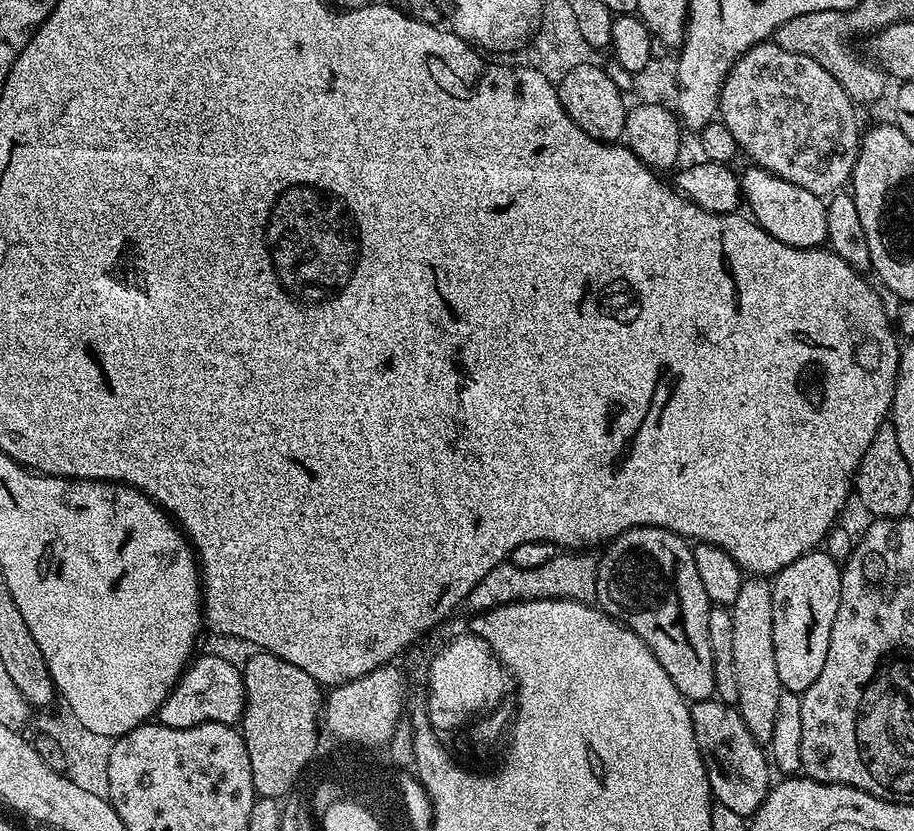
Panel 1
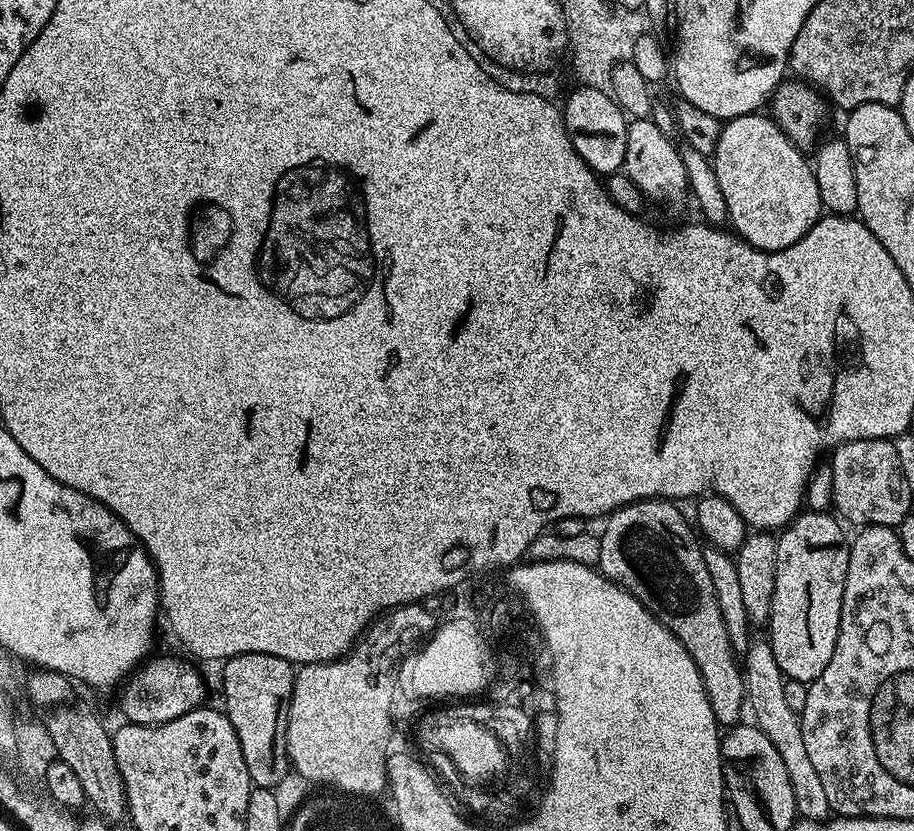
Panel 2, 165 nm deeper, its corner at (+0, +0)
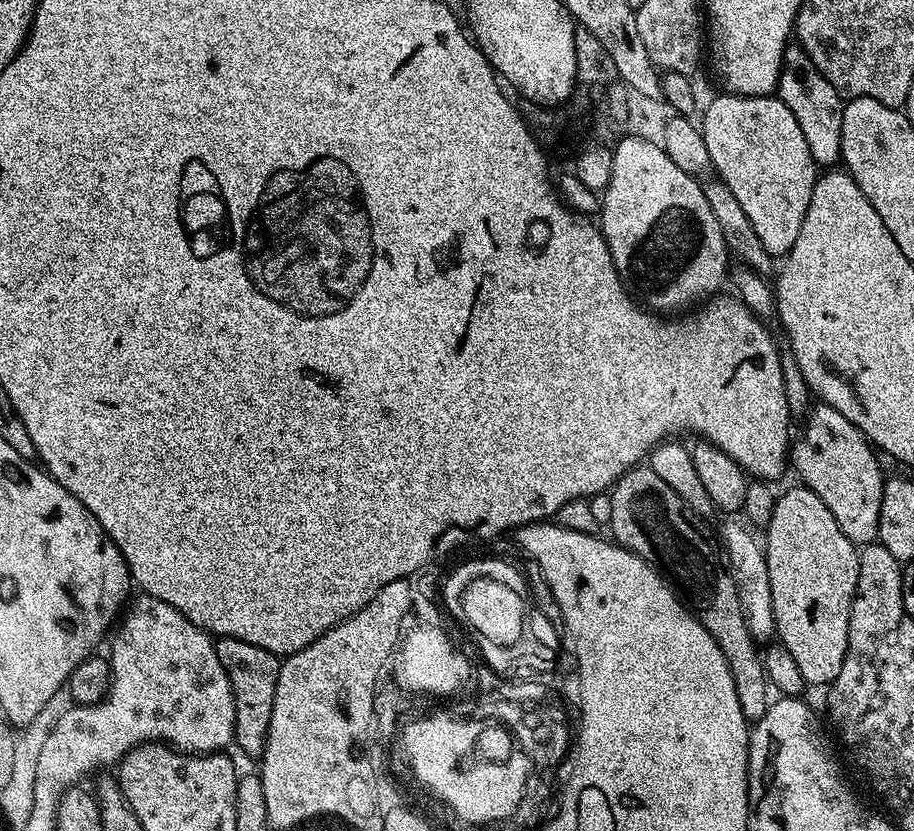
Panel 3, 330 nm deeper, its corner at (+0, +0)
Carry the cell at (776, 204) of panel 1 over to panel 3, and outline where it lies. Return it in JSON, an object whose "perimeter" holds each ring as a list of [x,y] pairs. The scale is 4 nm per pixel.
{"perimeter":[[[723,95],[709,102],[708,109],[704,112],[704,124],[702,123],[712,168],[715,175],[738,198],[739,205],[746,212],[746,218],[750,220],[750,225],[765,250],[773,258],[783,257],[794,246],[794,242],[798,242],[798,230],[802,230],[806,210],[810,210],[810,198],[816,192],[818,165],[812,160],[810,146],[806,146],[806,137],[802,135],[794,114],[790,114],[779,95]]]}

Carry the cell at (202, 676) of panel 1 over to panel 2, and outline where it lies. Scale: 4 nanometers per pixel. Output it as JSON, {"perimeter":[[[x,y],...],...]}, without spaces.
{"perimeter":[[[164,656],[158,657],[157,660],[149,659],[119,689],[119,692],[120,712],[124,715],[123,719],[129,724],[174,722],[174,718],[201,707],[205,703],[204,680],[200,677],[199,670],[191,668],[188,664],[175,664],[174,661],[167,660]]]}

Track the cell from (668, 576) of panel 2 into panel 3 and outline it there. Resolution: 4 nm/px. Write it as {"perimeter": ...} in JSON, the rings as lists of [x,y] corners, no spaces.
{"perimeter":[[[647,466],[631,468],[621,480],[617,480],[610,489],[611,515],[607,527],[612,530],[611,539],[630,550],[638,558],[642,558],[649,566],[655,568],[667,580],[670,587],[675,590],[676,597],[684,603],[685,608],[696,617],[706,630],[718,642],[726,662],[730,666],[730,674],[734,674],[734,686],[738,690],[738,704],[742,706],[742,714],[749,722],[755,722],[766,714],[770,703],[770,683],[767,670],[764,668],[764,657],[755,638],[746,626],[743,617],[742,603],[738,600],[738,590],[729,572],[725,553],[722,551],[721,541],[717,533],[707,528],[705,521],[654,470]]]}

